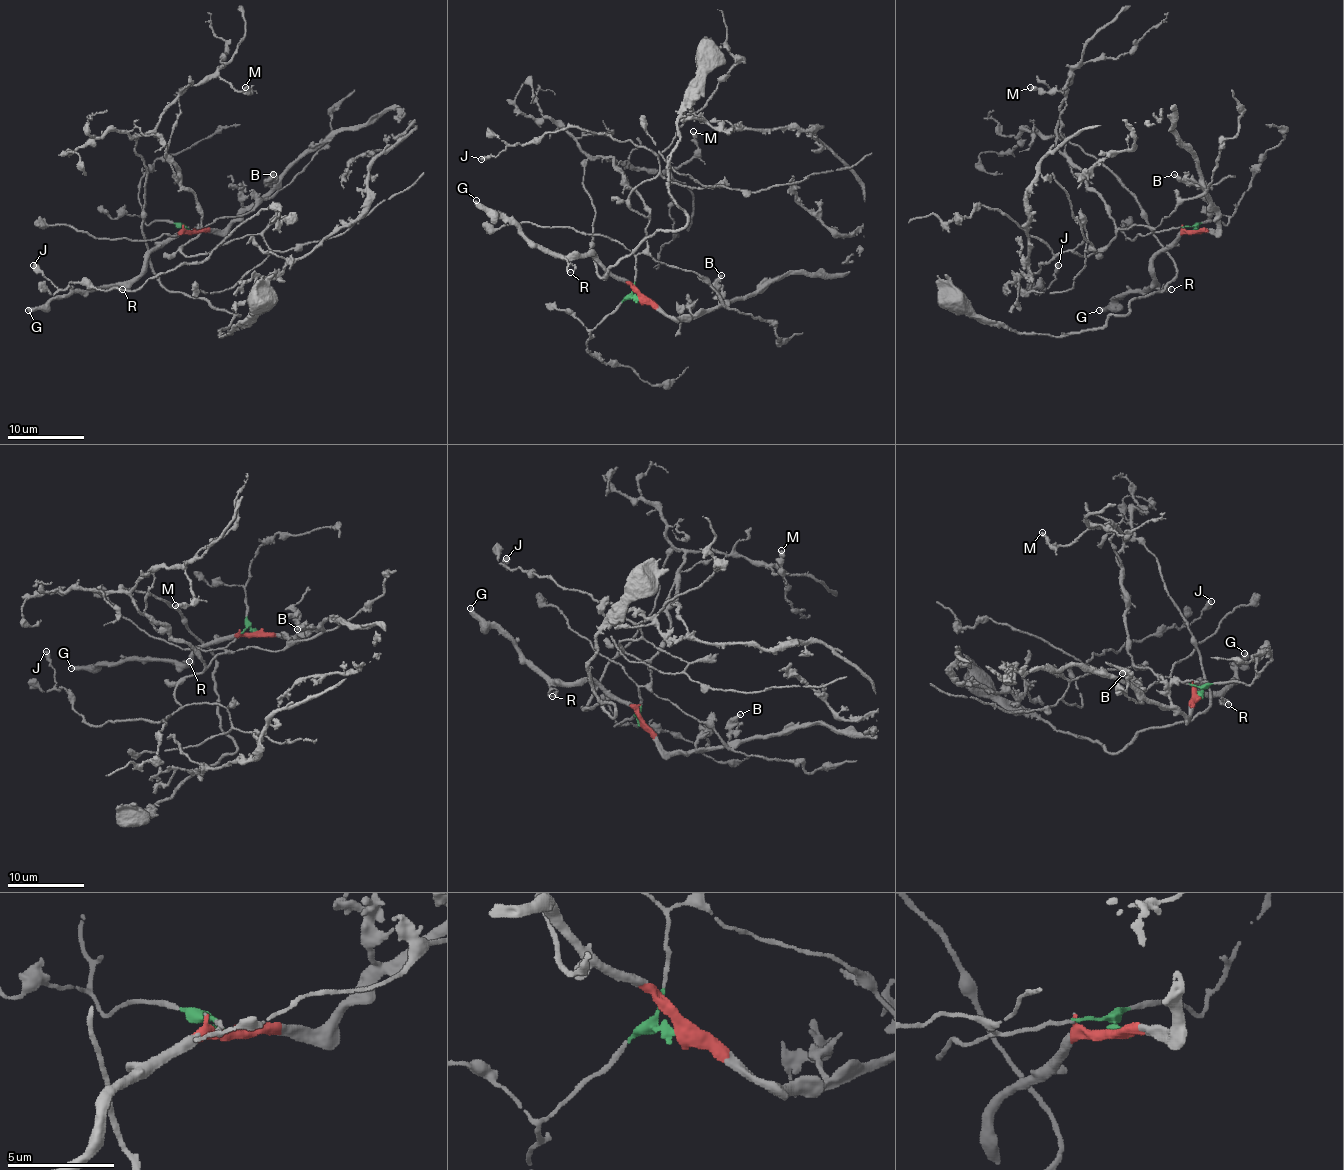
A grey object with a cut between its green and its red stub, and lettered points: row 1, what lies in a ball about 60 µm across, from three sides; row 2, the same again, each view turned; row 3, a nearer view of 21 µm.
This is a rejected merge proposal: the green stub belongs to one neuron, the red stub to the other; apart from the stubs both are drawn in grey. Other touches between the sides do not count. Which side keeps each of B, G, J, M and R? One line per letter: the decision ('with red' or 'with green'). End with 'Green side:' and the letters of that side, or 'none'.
B: with red
G: with red
J: with green
M: with green
R: with red
Green side: J, M

